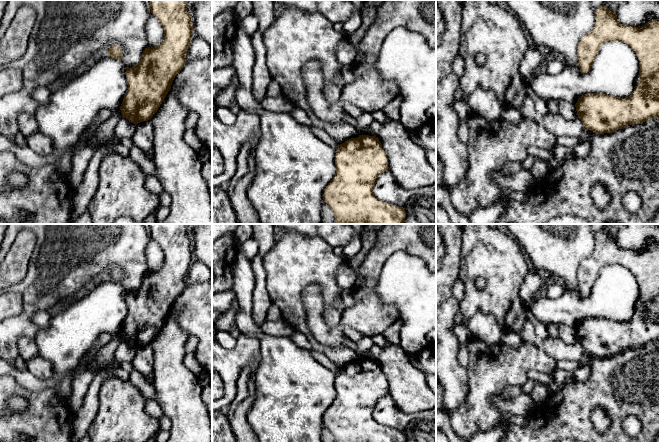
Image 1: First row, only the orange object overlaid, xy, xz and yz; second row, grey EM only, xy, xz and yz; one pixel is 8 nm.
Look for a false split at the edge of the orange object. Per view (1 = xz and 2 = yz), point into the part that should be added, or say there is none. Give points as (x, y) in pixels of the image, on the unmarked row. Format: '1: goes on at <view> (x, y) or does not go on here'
1: does not go on here
2: does not go on here

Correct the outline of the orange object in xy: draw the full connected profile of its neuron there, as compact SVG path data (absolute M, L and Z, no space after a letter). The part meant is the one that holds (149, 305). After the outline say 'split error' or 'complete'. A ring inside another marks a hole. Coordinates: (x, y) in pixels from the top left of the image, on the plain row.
M148 224L150 226L150 235L157 242L163 251L164 261L160 269L147 271L140 285L133 291L125 291L128 306L128 314L120 330L124 342L133 346L135 349L150 344L157 336L164 325L166 319L171 313L175 300L186 288L186 277L192 264L193 247L192 240L189 238L186 230L186 224Z; complete

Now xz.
M359 359L340 368L335 391L336 397L323 417L334 442L406 442L403 431L374 420L376 403L389 394L387 379L376 359Z; complete

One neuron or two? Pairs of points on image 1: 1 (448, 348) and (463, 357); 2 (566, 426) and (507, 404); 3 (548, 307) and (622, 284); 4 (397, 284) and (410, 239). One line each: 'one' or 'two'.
1: two
2: two
3: one
4: two

